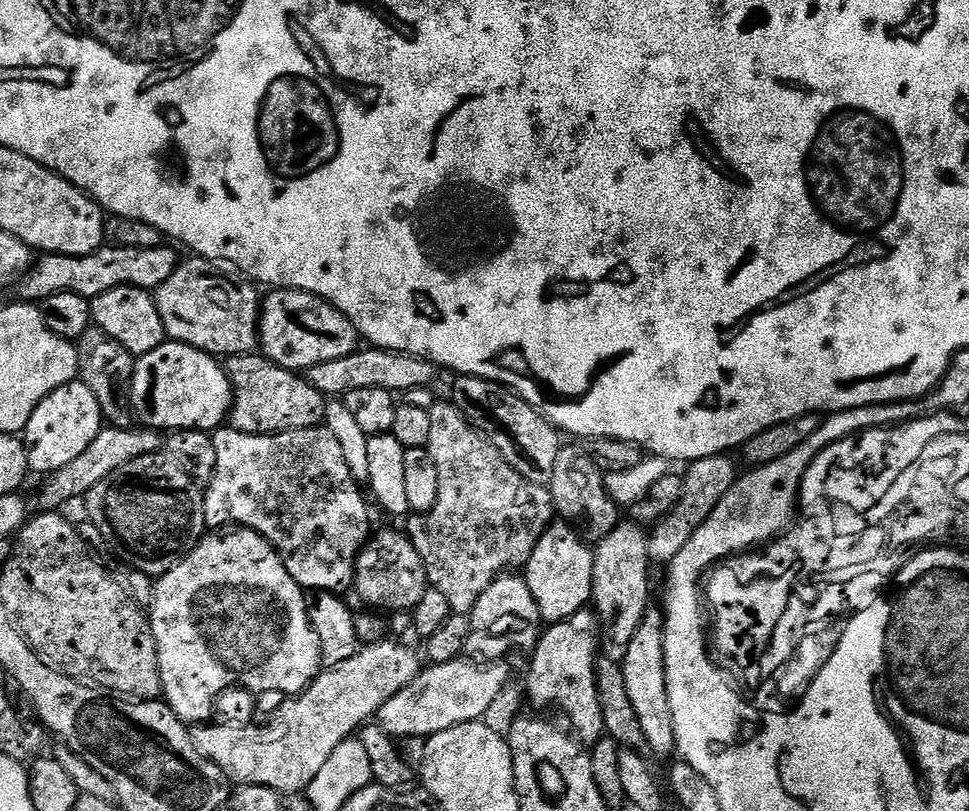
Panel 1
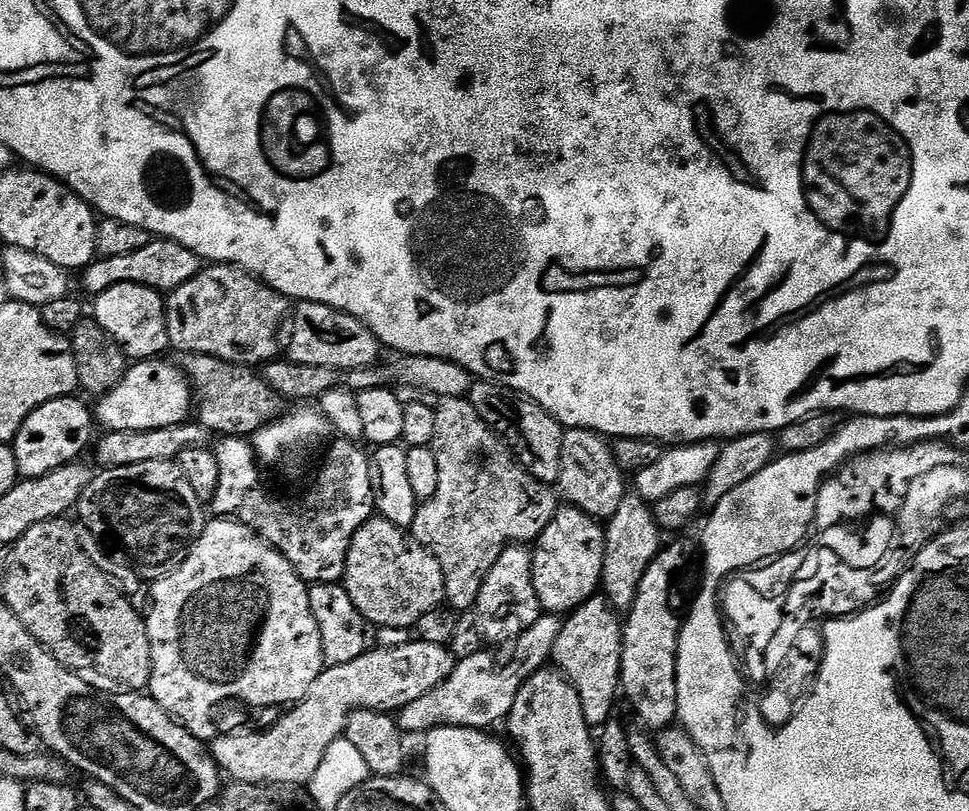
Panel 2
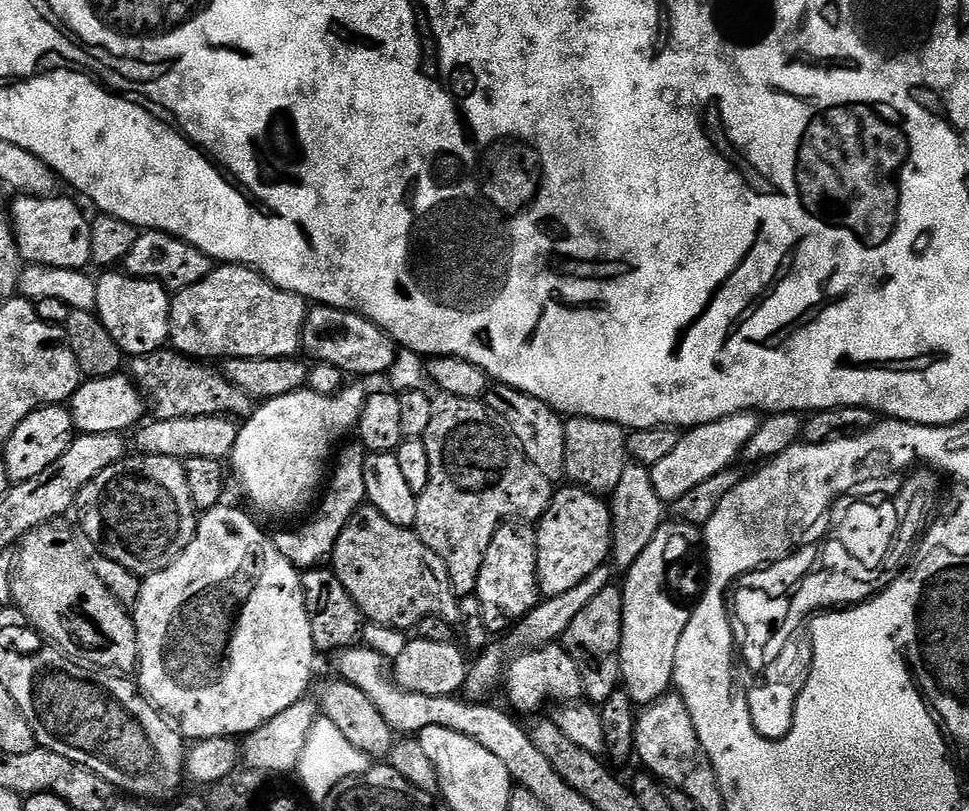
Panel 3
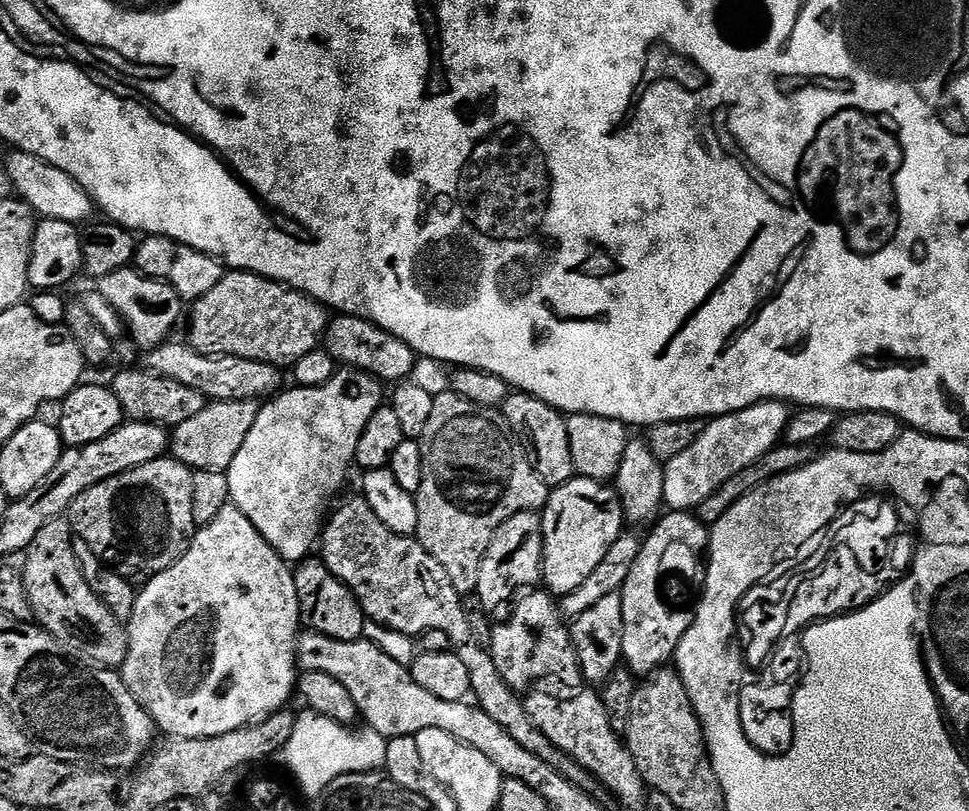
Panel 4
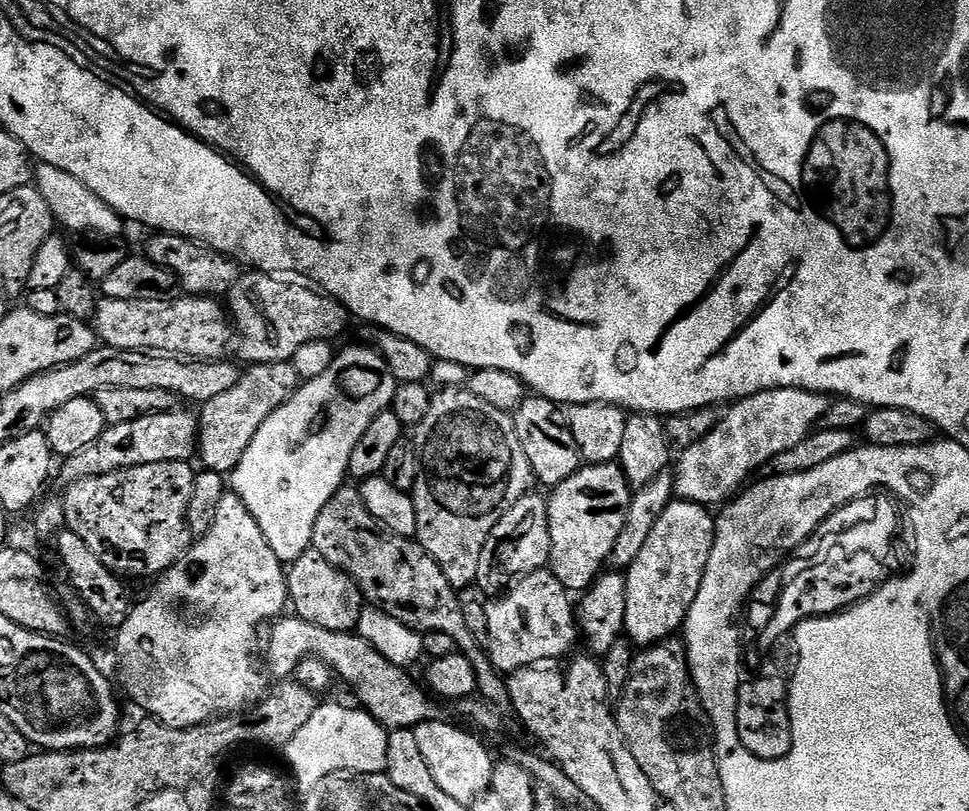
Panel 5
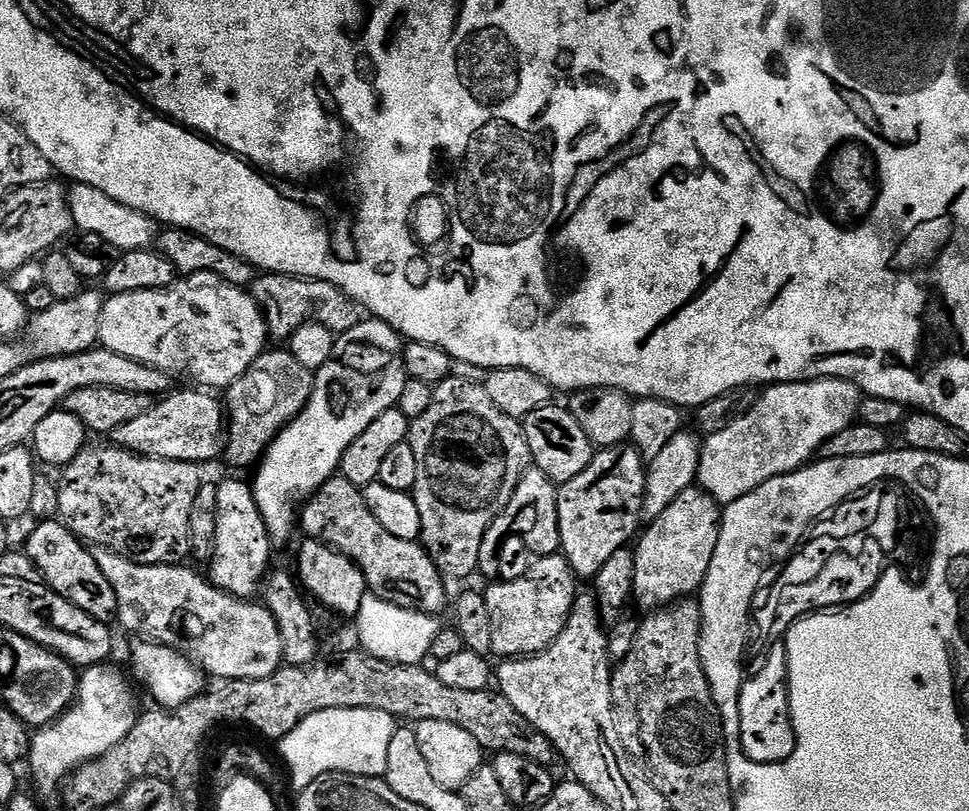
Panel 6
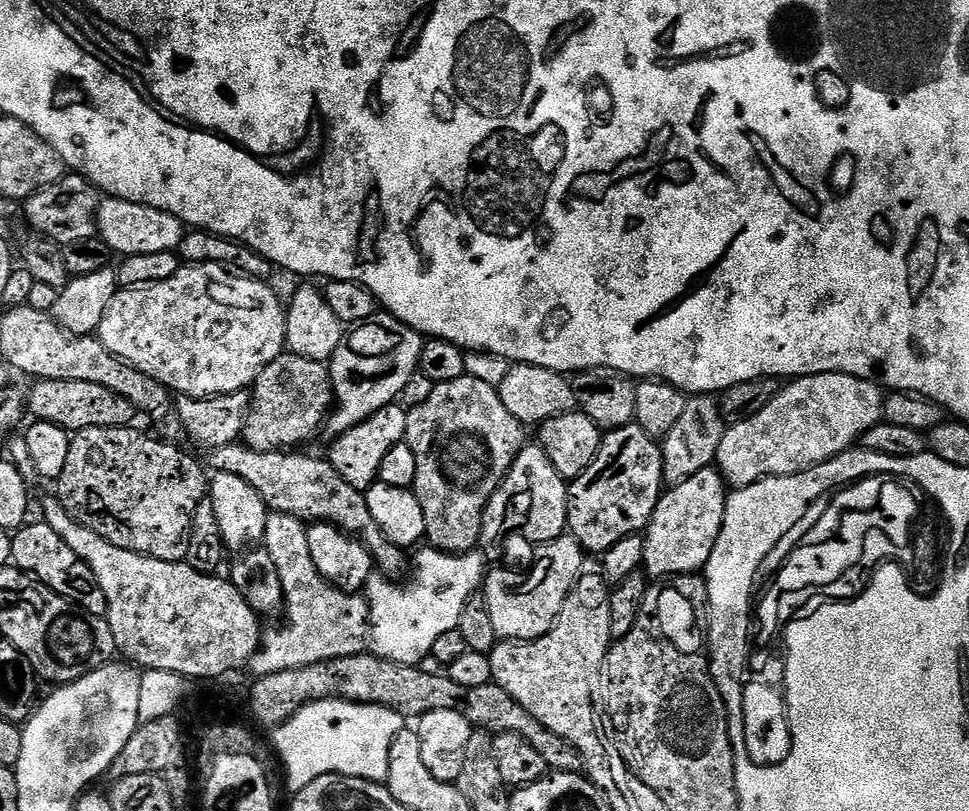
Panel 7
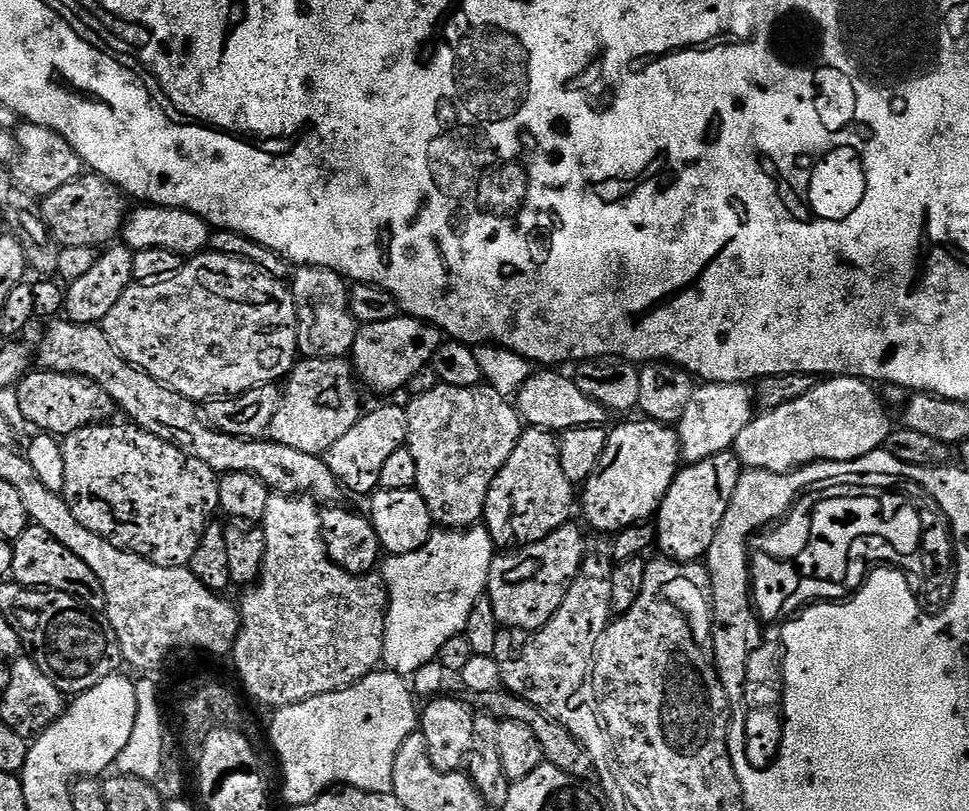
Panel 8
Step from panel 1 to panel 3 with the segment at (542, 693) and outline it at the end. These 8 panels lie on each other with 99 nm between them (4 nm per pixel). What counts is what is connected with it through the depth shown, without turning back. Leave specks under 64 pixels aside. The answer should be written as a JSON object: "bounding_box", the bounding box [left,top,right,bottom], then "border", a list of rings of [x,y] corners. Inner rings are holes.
{"bounding_box":[562,586,624,706],"border":[[[609,586],[598,594],[598,598],[590,601],[590,606],[570,622],[564,631],[562,647],[576,661],[583,665],[584,696],[587,703],[599,706],[610,698],[621,687],[620,678],[620,647],[622,646],[622,614],[624,613],[624,593],[619,587]]]}

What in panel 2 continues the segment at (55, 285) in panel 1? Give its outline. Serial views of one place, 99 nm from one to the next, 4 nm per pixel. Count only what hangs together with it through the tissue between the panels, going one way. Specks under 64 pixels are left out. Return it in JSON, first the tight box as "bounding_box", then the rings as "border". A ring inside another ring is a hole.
{"bounding_box":[82,238,201,294],"border":[[[152,238],[146,246],[142,246],[142,250],[134,250],[134,254],[105,256],[93,260],[83,269],[82,276],[84,276],[84,288],[89,294],[110,290],[110,286],[118,286],[122,282],[141,284],[158,293],[167,294],[178,290],[178,286],[190,282],[190,278],[200,273],[201,267],[201,258],[198,254],[194,254],[194,250],[186,250],[186,246],[173,240]]]}

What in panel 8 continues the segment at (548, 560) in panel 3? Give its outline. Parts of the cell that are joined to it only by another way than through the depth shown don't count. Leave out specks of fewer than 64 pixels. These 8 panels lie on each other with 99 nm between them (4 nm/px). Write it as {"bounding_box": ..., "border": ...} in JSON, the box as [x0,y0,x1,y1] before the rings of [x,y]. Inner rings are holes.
{"bounding_box":[583,419,682,534],"border":[[[639,419],[609,431],[602,458],[583,485],[584,516],[600,532],[616,534],[621,528],[651,521],[682,467],[679,431],[656,420]]]}

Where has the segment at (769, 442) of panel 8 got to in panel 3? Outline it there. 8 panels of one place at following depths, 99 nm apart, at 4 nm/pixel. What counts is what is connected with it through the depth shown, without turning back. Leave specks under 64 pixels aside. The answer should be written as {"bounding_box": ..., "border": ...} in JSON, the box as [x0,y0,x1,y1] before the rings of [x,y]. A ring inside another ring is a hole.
{"bounding_box":[650,412,761,506],"border":[[[739,412],[718,422],[687,429],[671,454],[650,469],[658,498],[662,498],[665,505],[670,506],[696,486],[702,486],[702,482],[710,482],[714,474],[722,474],[733,467],[737,463],[735,460],[739,461],[743,457],[744,447],[750,442],[750,438],[754,438],[760,422],[761,417],[755,412]]]}

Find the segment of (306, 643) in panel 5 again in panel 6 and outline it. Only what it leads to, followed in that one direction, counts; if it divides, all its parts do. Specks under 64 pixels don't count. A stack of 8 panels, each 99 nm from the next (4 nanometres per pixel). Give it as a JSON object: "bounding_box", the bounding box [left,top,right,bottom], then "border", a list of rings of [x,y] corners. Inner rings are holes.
{"bounding_box":[91,548,285,681],"border":[[[105,548],[91,549],[98,570],[106,574],[114,594],[118,598],[116,620],[136,638],[151,640],[154,644],[165,644],[168,648],[182,653],[197,668],[209,677],[217,676],[217,681],[261,680],[270,678],[285,663],[284,642],[278,628],[278,622],[272,617],[272,611],[263,603],[249,602],[247,599],[231,596],[217,588],[211,579],[199,576],[196,572],[180,564],[139,564],[122,558]]]}

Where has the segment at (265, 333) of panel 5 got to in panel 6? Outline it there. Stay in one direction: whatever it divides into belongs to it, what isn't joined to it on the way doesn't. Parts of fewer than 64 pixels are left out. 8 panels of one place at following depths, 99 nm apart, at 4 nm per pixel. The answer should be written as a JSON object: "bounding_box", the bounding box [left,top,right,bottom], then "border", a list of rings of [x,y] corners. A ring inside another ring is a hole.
{"bounding_box":[250,275,362,341],"border":[[[257,275],[250,285],[250,295],[264,311],[264,321],[273,341],[291,341],[292,335],[304,324],[326,326],[326,330],[339,334],[358,326],[362,319],[360,305],[338,286],[321,280],[306,280],[303,276]]]}

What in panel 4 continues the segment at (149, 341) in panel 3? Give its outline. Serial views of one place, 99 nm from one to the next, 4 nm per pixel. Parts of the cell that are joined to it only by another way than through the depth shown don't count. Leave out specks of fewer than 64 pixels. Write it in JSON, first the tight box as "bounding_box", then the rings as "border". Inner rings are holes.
{"bounding_box":[98,266,182,350],"border":[[[129,266],[122,270],[114,270],[114,274],[106,274],[106,278],[98,281],[98,291],[102,298],[106,298],[106,302],[110,302],[110,306],[114,306],[114,310],[126,325],[127,335],[132,335],[133,342],[140,350],[156,348],[165,343],[180,320],[182,301],[174,286],[143,276],[135,267]]]}

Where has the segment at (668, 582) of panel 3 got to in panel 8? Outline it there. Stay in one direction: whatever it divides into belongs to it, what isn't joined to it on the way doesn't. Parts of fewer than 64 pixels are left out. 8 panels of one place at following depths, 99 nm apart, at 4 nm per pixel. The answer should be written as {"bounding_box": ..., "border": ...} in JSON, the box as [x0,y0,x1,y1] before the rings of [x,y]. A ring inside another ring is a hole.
{"bounding_box":[654,451,742,562],"border":[[[735,451],[719,452],[697,464],[681,467],[677,472],[666,498],[660,504],[660,510],[654,520],[658,533],[658,548],[665,557],[685,562],[696,562],[707,557],[710,546],[722,526],[722,518],[726,518],[728,503],[732,500],[734,490],[742,475],[742,465]]]}

